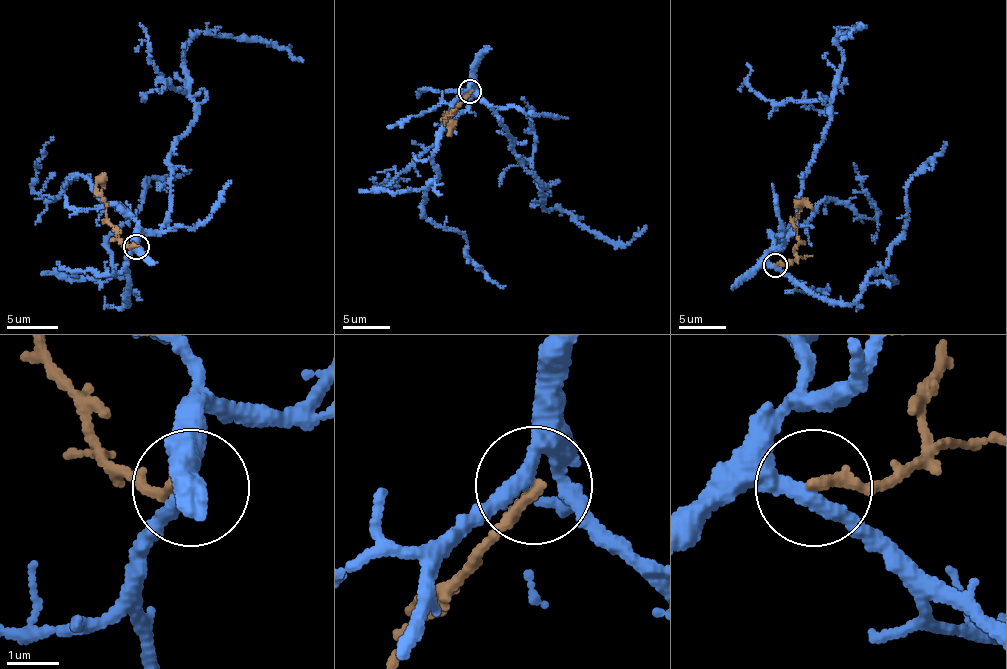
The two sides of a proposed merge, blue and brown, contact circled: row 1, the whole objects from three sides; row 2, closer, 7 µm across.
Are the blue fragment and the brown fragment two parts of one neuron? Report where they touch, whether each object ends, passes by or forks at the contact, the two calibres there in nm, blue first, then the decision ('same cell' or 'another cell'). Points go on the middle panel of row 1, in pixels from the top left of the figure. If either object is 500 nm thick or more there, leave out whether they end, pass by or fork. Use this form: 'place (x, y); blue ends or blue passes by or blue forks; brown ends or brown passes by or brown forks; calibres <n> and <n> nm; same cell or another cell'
place (470, 91); blue passes by; brown ends; calibres 280 and 220 nm; another cell

